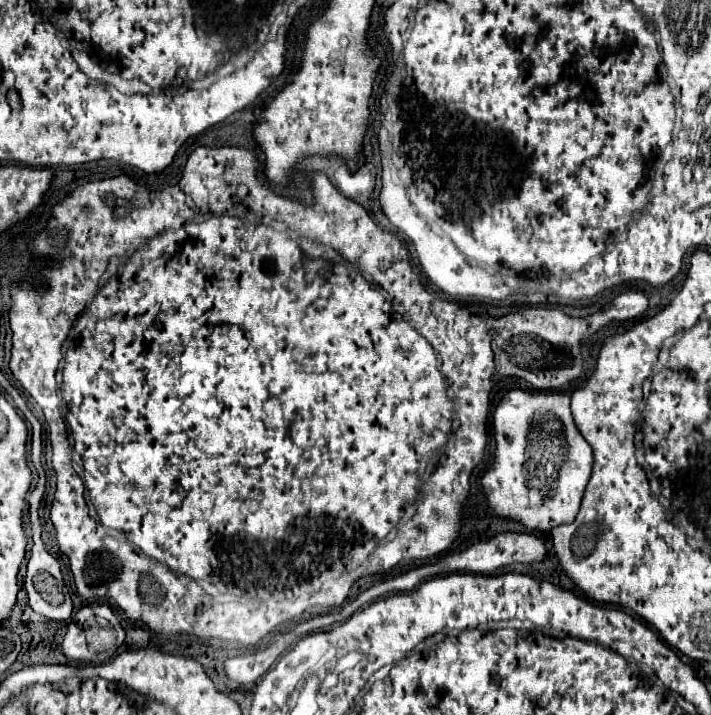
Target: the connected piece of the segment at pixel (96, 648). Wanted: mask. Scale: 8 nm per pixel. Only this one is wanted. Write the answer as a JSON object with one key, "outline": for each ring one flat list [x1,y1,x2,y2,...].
{"outline":[[88,604,80,608,68,622,66,636,62,640,62,650,68,658,74,662,90,662,90,664,102,664,114,658,116,650,124,642,124,630,112,612,110,606,106,604]]}

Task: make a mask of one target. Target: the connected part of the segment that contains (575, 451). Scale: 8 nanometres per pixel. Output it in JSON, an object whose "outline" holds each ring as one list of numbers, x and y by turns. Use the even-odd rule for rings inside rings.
{"outline":[[512,388,498,402,492,414,492,430,496,440,494,460,482,476,482,490,488,508,498,518,514,520,528,530,540,532,548,532,560,524,570,524,576,518,584,488,592,474,592,448,576,430,570,400,572,396,568,392,528,392,522,388],[540,414,552,414,552,418,560,418,560,426,568,430,568,438,564,438,564,442,568,442,568,454,564,454,564,462,560,462,560,474,556,474,552,490,536,490,536,486,532,486,532,474,528,474,528,430,532,430,532,422,536,422]]}

